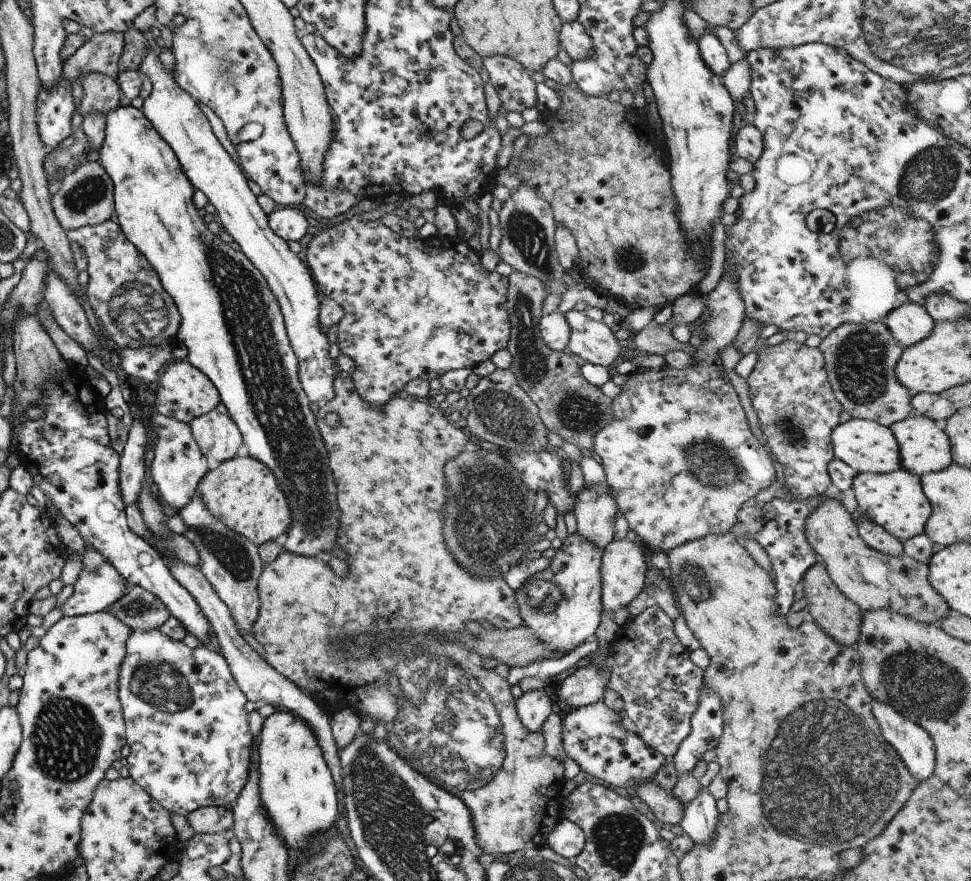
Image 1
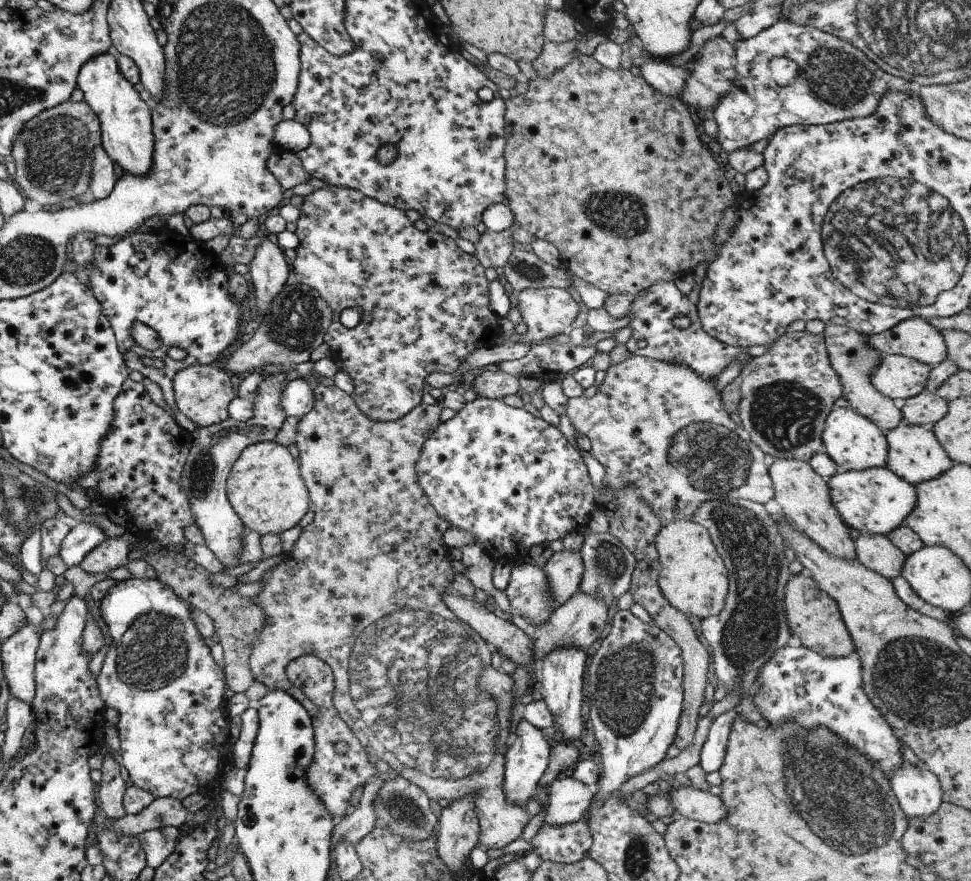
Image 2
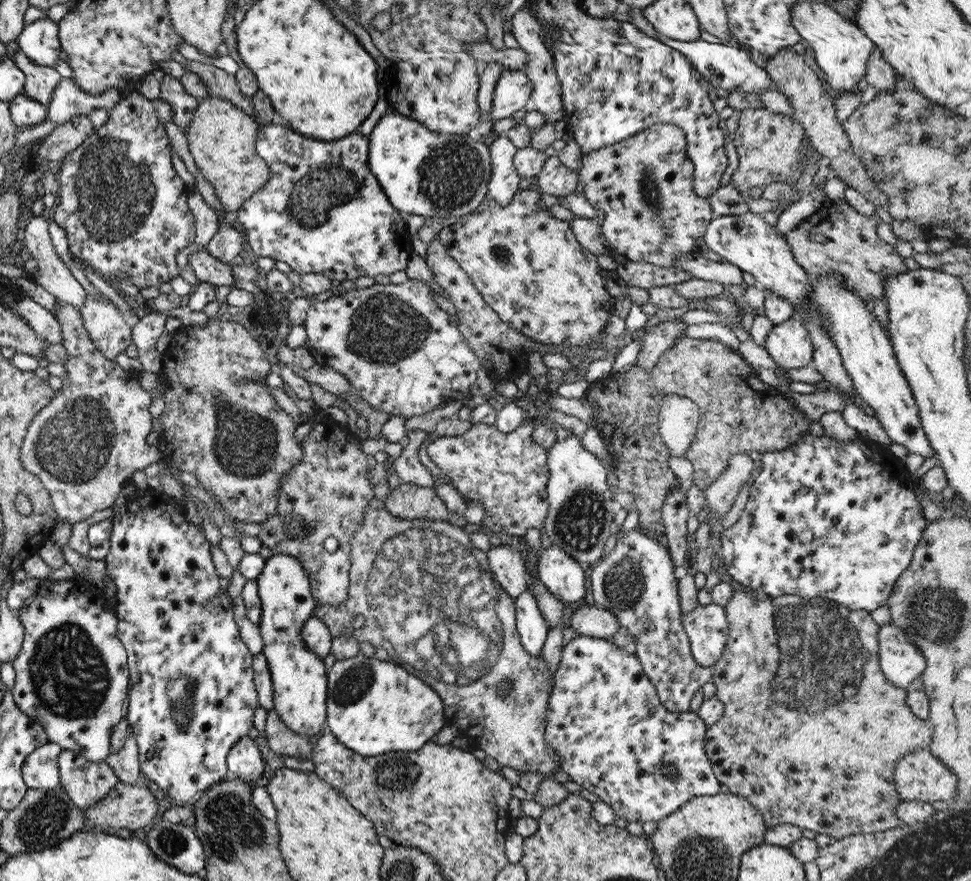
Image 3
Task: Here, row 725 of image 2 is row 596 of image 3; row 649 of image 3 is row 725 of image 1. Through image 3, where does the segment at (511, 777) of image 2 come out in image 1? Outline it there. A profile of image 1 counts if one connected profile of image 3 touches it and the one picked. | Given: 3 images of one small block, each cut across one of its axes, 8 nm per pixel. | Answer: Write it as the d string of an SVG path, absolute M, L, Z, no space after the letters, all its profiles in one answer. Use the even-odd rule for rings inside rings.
M543 689L531 690L523 692L519 698L514 699L517 716L529 732L540 730L541 724L551 713L553 704L545 693Z

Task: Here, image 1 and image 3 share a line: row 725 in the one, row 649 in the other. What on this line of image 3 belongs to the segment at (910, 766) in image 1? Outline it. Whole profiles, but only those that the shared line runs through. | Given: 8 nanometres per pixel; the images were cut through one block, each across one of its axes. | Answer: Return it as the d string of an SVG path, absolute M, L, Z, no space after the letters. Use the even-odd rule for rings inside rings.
M891 622L878 627L877 642L879 670L885 681L896 688L909 690L926 665L921 650L917 650Z

